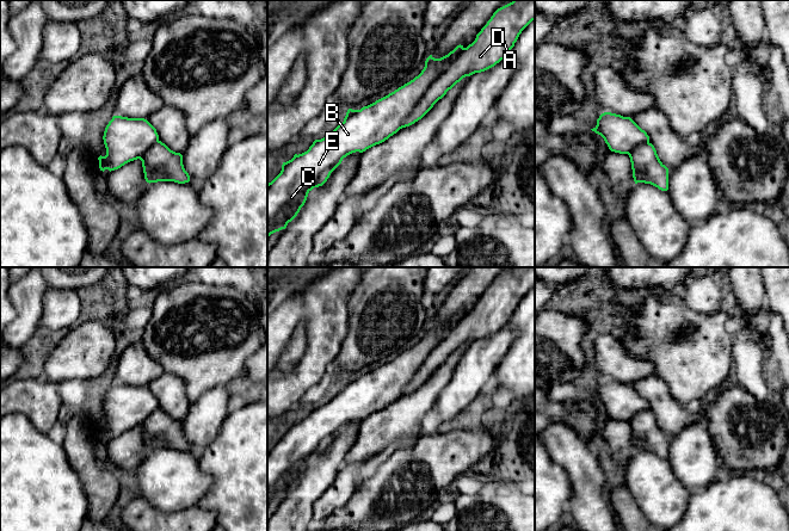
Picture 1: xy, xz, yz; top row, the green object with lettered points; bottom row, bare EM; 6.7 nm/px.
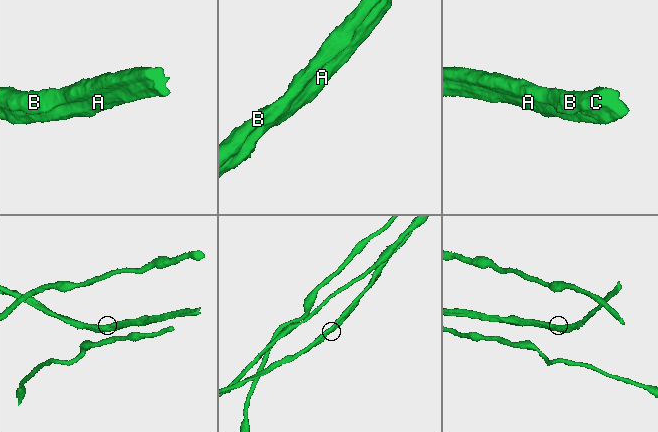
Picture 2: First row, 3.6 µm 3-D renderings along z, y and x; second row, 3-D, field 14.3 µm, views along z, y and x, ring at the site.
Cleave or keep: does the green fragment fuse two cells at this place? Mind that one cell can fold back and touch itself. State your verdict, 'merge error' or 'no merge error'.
merge error

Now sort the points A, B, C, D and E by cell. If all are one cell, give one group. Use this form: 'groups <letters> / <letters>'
groups A D / B C E

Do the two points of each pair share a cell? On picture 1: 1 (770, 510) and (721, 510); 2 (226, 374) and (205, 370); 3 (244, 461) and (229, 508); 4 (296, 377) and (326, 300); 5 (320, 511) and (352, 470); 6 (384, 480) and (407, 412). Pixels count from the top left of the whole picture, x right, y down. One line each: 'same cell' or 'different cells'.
1: same cell
2: same cell
3: same cell
4: same cell
5: same cell
6: different cells

